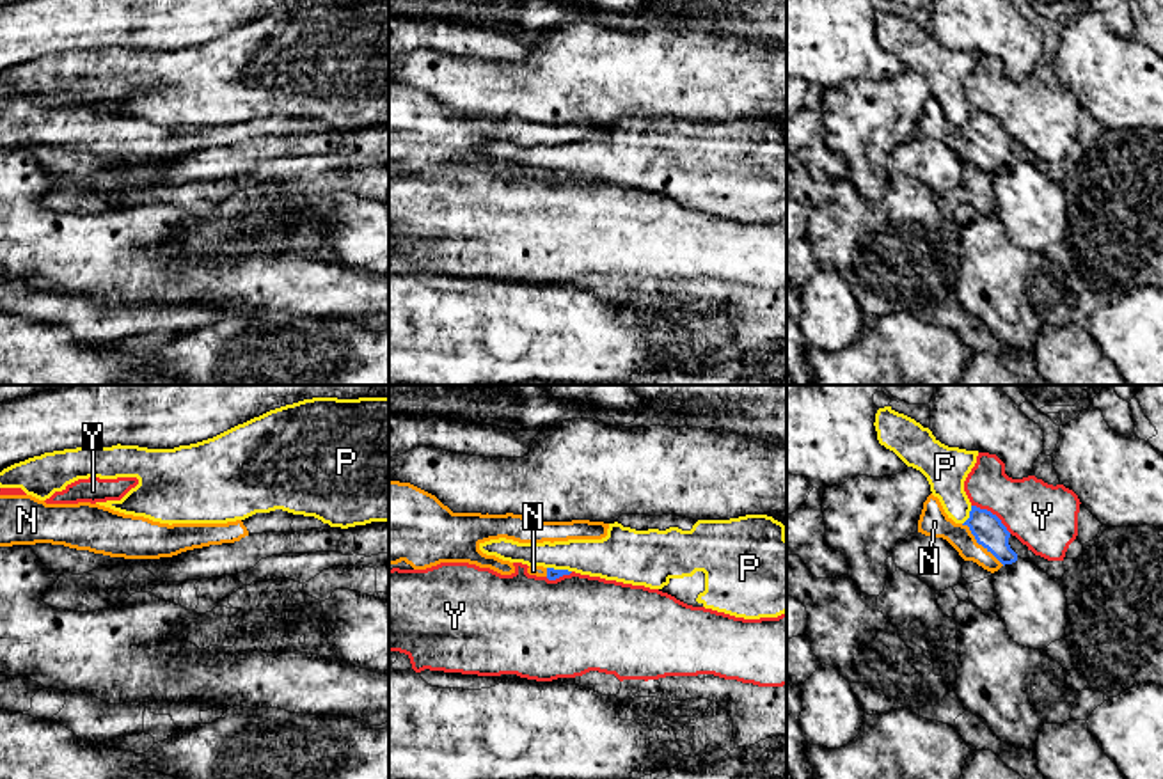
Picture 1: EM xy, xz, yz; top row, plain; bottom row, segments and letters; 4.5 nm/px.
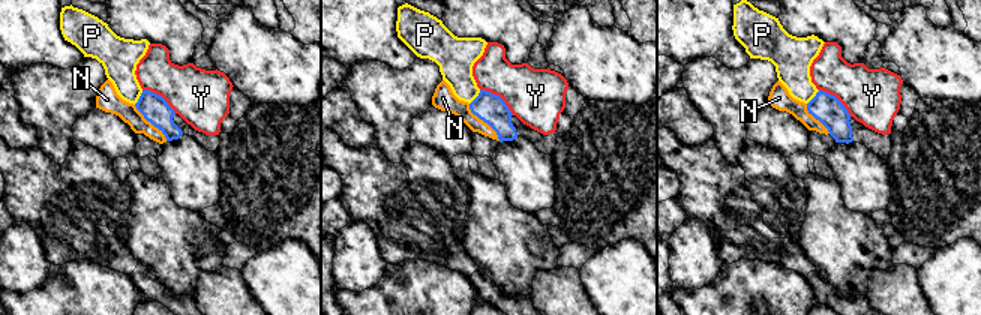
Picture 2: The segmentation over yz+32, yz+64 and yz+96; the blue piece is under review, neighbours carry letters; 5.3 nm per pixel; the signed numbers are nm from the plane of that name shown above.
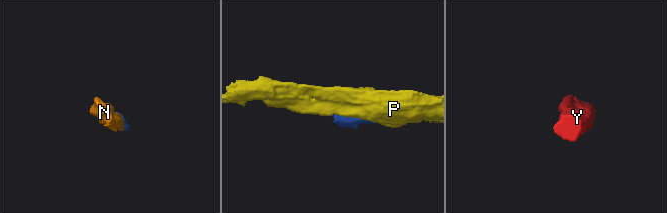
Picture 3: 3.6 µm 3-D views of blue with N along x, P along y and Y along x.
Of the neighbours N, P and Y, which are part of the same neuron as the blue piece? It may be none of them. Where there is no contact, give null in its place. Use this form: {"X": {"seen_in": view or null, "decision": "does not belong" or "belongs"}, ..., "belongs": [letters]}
{"N": {"seen_in": "yz", "decision": "belongs"}, "P": {"seen_in": "xz", "decision": "does not belong"}, "Y": {"seen_in": "yz", "decision": "does not belong"}, "belongs": ["N"]}

